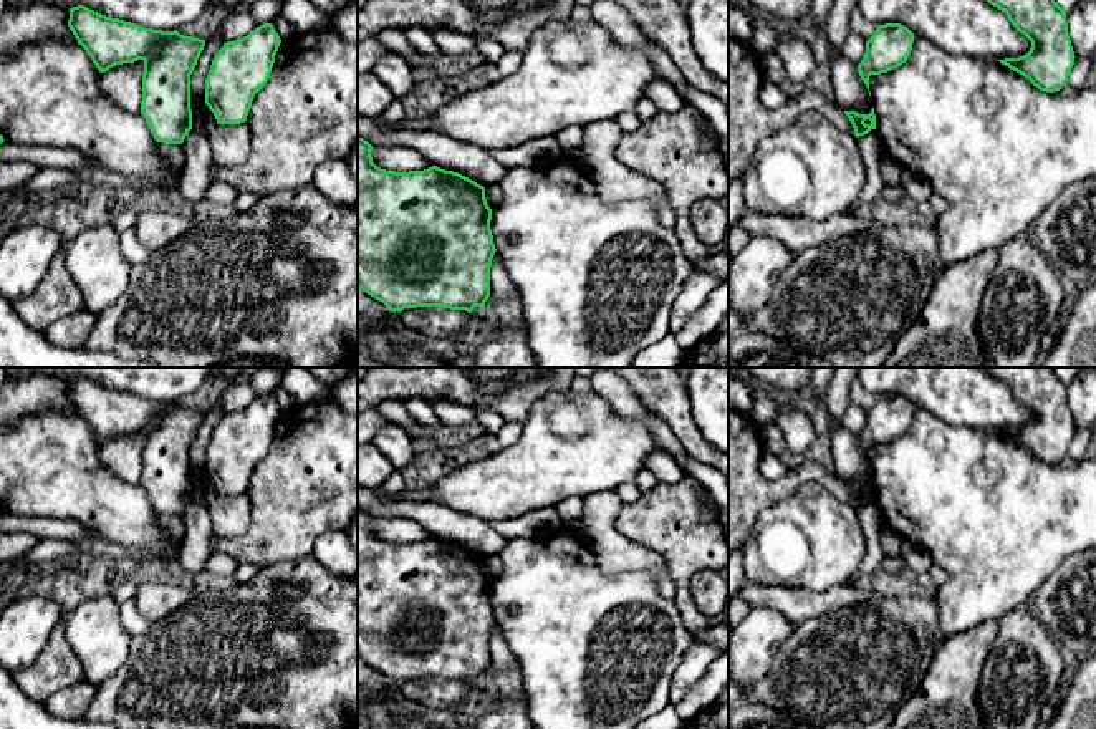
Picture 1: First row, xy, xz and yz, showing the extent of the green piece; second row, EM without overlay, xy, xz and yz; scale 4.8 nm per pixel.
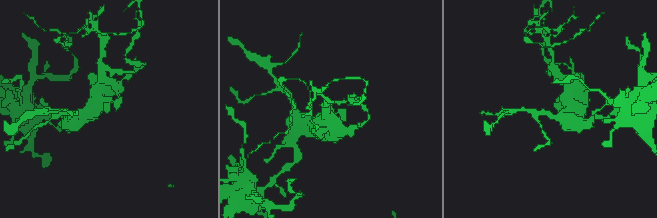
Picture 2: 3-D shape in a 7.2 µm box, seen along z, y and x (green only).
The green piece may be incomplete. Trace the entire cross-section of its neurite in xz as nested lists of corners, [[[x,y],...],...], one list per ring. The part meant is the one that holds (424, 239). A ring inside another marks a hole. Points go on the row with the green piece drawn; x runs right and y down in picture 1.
[[[358,136],[358,287],[391,311],[442,307],[473,311],[490,297],[490,267],[497,252],[485,187],[432,166],[396,172],[377,167],[373,146]]]

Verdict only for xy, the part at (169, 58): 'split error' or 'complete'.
complete

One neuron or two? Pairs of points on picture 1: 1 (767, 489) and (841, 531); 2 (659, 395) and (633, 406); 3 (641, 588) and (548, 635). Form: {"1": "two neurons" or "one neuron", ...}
{"1": "two neurons", "2": "two neurons", "3": "one neuron"}

